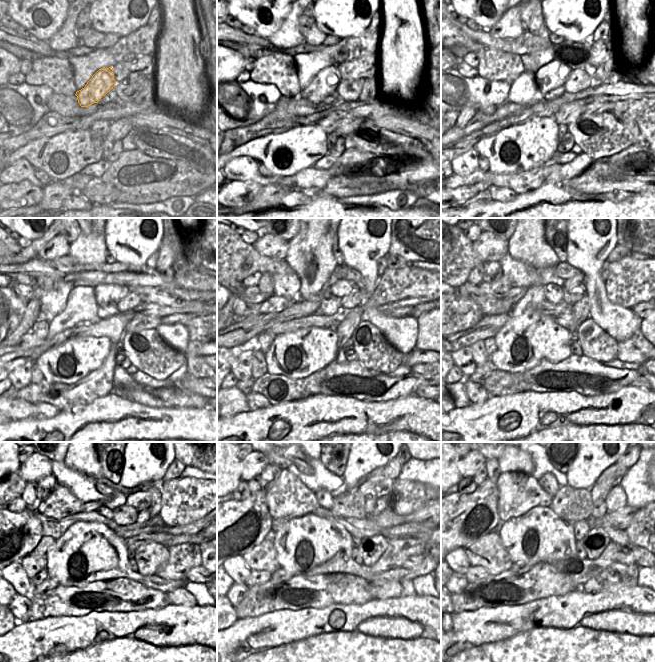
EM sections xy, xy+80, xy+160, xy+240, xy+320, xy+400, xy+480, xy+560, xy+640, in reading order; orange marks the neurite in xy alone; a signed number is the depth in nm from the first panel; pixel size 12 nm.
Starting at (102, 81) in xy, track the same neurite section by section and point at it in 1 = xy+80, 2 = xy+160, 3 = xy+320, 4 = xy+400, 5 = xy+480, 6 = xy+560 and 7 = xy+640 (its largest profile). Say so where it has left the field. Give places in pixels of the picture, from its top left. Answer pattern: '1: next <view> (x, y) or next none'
1: next xy+80 (329, 77)
2: next xy+160 (550, 76)
3: next xy+320 (342, 288)
4: next xy+400 (578, 283)
5: next xy+480 (140, 500)
6: next xy+560 (366, 488)
7: next xy+640 (617, 470)

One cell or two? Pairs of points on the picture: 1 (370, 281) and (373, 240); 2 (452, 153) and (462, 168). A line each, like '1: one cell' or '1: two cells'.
1: one cell
2: two cells

